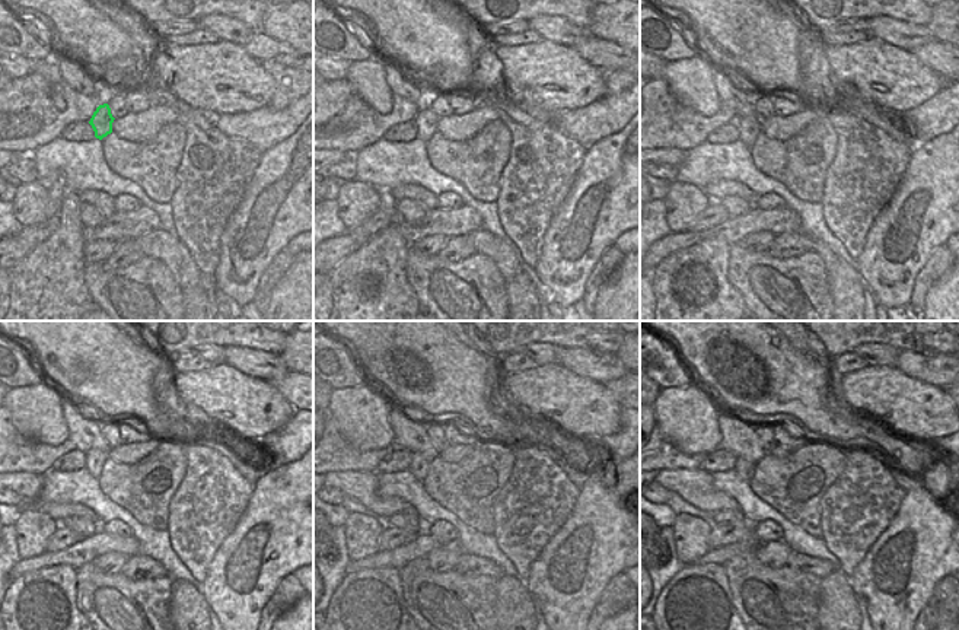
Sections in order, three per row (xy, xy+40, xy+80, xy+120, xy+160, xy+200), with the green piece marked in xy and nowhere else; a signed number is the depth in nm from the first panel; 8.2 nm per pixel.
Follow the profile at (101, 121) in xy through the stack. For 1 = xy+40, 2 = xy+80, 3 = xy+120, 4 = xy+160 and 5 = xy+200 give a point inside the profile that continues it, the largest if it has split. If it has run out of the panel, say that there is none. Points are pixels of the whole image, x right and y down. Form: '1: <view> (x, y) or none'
1: xy+40 (427, 120)
2: xy+80 (749, 129)
3: xy+120 (94, 460)
4: xy+160 (419, 467)
5: xy+200 (745, 468)

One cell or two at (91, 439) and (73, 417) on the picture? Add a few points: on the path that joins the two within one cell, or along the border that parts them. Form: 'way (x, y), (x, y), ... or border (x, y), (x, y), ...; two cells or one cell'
way (85, 433), (77, 423); one cell

